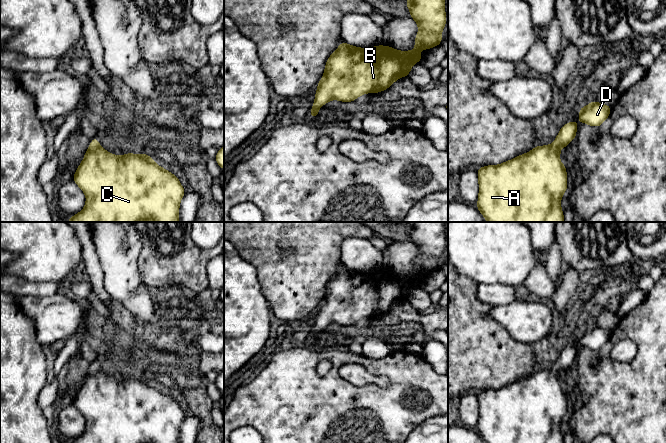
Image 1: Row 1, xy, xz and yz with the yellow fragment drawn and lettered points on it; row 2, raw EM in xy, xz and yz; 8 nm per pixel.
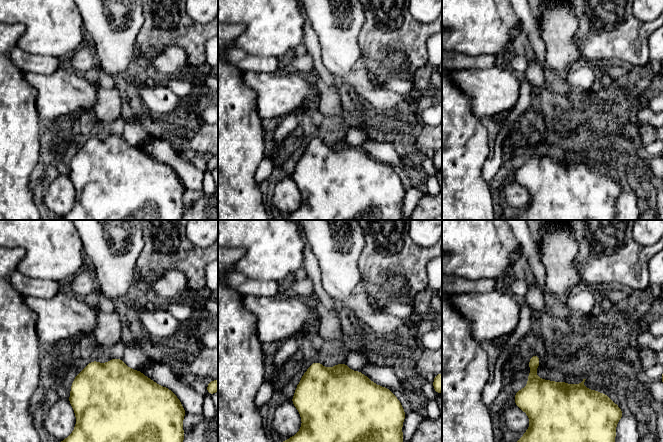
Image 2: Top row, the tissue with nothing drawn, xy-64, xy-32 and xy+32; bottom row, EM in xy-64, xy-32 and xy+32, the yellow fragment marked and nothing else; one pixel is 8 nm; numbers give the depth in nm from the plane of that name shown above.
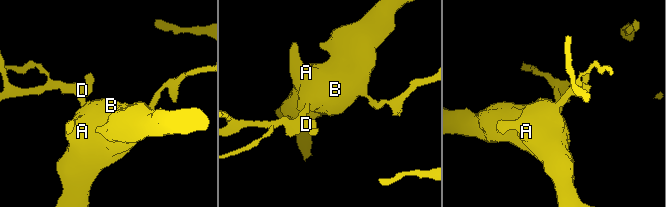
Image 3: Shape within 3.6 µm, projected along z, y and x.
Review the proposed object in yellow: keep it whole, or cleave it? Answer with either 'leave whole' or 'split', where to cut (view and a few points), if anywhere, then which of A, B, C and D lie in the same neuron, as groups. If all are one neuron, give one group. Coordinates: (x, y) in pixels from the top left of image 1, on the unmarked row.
leave whole; cut none; groups A B C D

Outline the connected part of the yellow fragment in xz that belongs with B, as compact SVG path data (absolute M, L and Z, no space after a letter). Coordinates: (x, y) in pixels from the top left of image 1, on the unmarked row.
M407 222L406 229L410 242L418 249L414 274L400 275L383 267L375 271L361 272L342 265L339 271L329 280L324 298L317 307L314 328L310 341L317 342L321 330L331 324L354 326L359 320L367 317L378 317L387 314L400 301L408 301L413 289L422 284L420 273L427 274L439 270L442 266L442 254L446 249L445 222Z

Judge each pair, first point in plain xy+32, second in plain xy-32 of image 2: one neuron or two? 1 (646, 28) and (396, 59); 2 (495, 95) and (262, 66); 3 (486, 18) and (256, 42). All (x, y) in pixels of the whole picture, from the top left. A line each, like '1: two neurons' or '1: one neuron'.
1: two neurons
2: two neurons
3: one neuron

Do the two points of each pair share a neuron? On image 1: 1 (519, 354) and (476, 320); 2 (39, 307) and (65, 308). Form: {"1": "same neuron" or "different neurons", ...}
{"1": "same neuron", "2": "same neuron"}

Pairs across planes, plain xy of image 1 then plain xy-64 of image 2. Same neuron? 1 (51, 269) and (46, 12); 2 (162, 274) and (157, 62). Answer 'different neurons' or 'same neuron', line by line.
1: same neuron
2: different neurons

